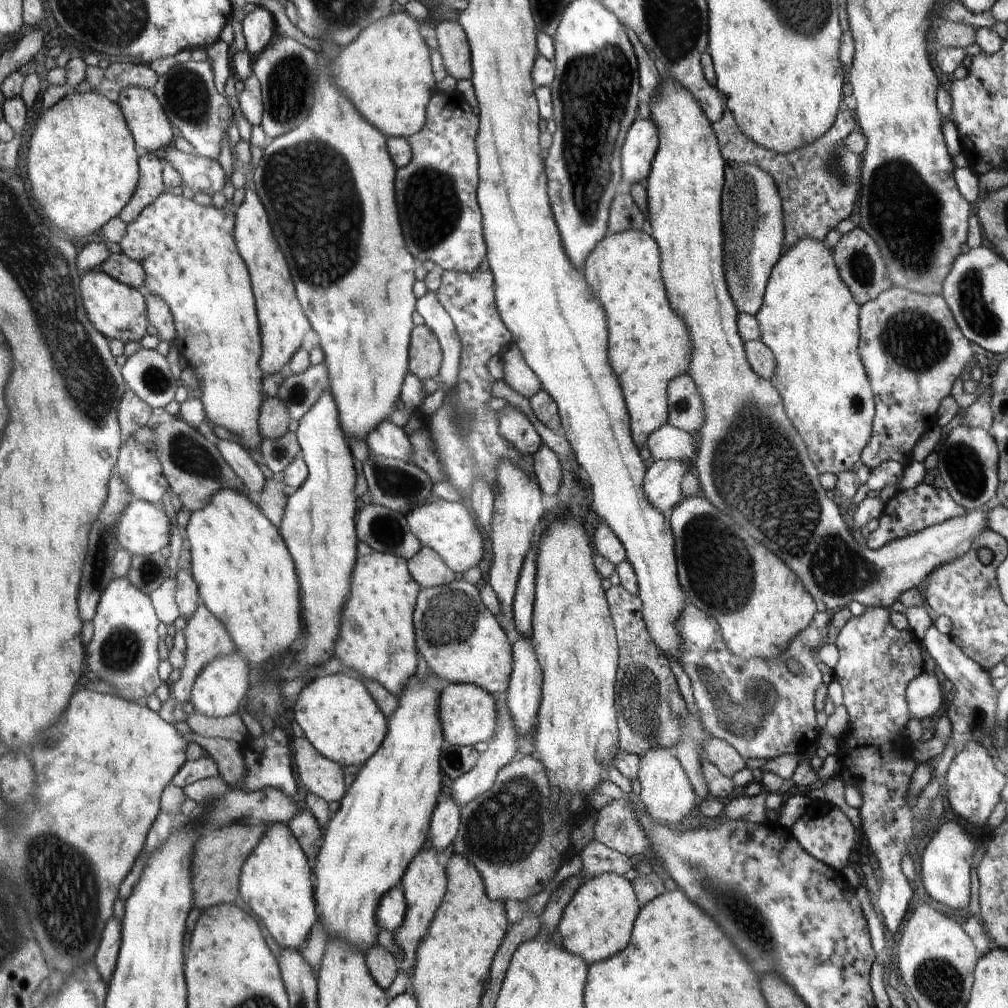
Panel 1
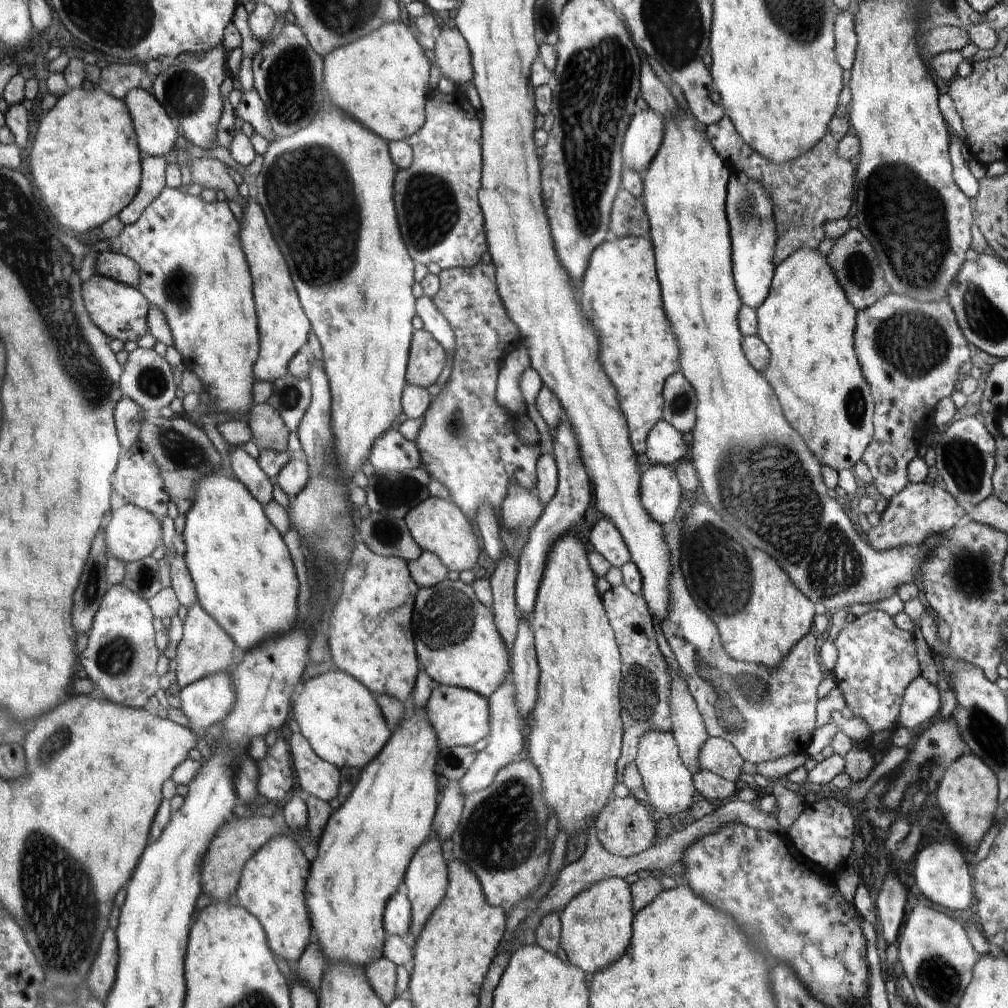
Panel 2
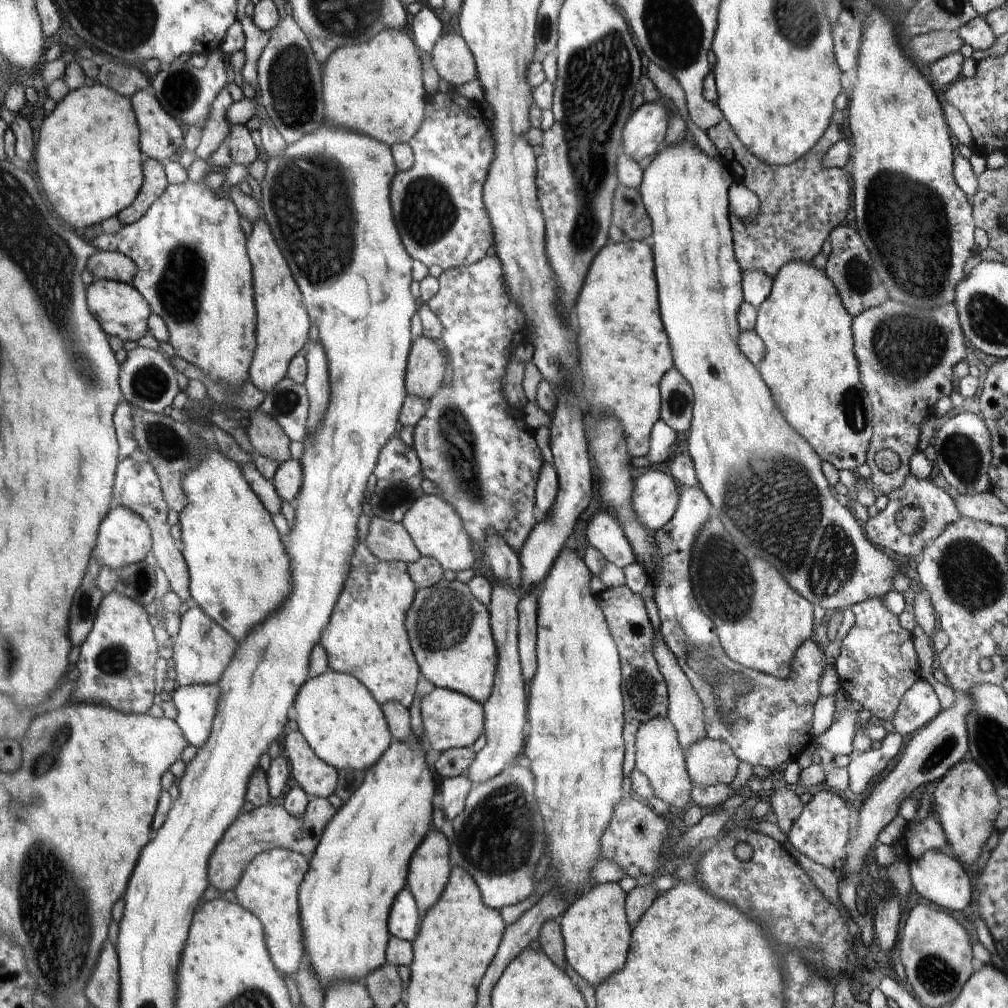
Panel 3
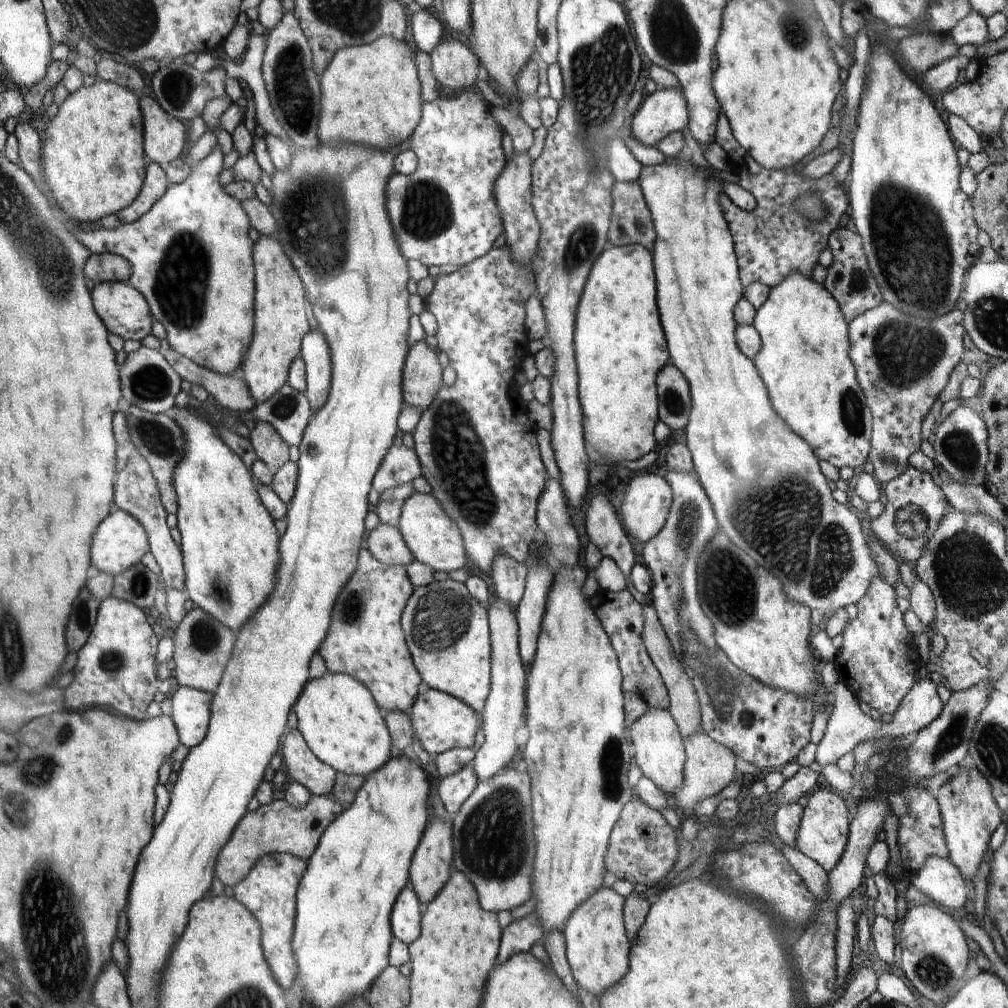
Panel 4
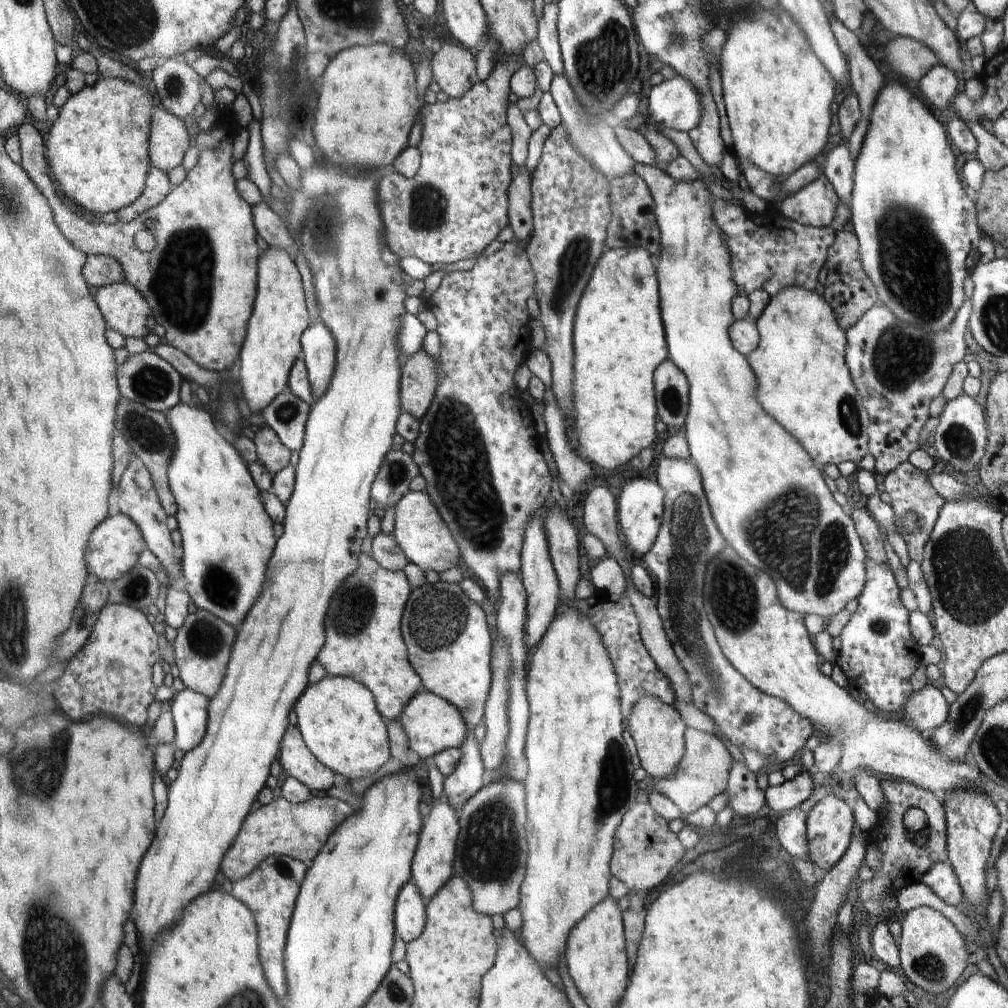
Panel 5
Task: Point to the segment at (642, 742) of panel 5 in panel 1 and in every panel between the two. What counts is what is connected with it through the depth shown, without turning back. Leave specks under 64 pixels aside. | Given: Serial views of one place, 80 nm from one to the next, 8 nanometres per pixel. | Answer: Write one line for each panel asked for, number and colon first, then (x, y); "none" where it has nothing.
1: (666, 794)
2: (668, 785)
3: (659, 756)
4: (657, 739)

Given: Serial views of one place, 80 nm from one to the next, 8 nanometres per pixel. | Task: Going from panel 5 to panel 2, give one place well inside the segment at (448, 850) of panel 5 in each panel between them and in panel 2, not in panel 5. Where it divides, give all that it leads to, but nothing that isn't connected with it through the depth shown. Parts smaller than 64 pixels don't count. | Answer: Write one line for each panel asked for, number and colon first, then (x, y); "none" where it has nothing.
2: (427, 885)
3: (429, 874)
4: (432, 865)

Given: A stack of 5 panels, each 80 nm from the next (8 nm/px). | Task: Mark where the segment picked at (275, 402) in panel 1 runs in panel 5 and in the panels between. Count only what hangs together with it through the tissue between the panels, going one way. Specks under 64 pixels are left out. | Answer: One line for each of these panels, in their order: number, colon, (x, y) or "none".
2: (269, 431)
3: (268, 438)
4: (270, 447)
5: (274, 455)

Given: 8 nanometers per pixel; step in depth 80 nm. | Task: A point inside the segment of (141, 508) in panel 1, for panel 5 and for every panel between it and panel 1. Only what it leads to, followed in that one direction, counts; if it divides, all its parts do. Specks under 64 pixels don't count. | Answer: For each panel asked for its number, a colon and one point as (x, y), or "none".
2: (132, 533)
3: (125, 538)
4: (121, 541)
5: (117, 543)

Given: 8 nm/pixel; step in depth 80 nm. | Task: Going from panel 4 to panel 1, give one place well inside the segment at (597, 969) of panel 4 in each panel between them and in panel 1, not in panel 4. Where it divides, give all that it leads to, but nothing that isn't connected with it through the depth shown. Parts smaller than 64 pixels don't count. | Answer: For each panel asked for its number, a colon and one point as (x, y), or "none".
1: (596, 924)
2: (597, 924)
3: (597, 935)

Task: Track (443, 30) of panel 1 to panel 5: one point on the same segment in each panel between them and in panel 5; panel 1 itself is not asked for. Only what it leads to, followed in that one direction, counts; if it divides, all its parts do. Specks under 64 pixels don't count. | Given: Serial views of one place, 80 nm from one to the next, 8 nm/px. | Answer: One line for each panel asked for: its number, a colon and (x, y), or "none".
2: (452, 54)
3: (454, 63)
4: (454, 65)
5: (454, 69)

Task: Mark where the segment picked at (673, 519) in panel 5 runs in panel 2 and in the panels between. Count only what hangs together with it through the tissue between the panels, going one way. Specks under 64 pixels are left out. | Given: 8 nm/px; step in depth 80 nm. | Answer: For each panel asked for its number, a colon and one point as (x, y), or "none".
2: (766, 713)
3: (766, 720)
4: (766, 726)

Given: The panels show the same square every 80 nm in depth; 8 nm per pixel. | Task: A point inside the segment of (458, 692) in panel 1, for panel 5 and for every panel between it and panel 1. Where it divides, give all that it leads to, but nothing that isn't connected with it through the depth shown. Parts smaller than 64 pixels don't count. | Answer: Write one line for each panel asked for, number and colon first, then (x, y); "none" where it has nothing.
2: (460, 717)
3: (451, 719)
4: (441, 721)
5: (433, 724)

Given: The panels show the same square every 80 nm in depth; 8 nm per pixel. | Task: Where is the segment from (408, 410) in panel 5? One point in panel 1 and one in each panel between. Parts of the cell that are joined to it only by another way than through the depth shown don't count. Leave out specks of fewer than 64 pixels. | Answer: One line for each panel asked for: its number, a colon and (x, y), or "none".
1: (426, 355)
2: (427, 357)
3: (427, 362)
4: (423, 375)

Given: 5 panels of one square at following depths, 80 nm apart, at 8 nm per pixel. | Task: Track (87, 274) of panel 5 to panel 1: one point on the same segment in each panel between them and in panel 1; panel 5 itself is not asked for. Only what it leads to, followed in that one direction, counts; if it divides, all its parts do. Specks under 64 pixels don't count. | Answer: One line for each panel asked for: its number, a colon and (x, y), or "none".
1: (129, 271)
2: (121, 268)
3: (108, 265)
4: (106, 267)

